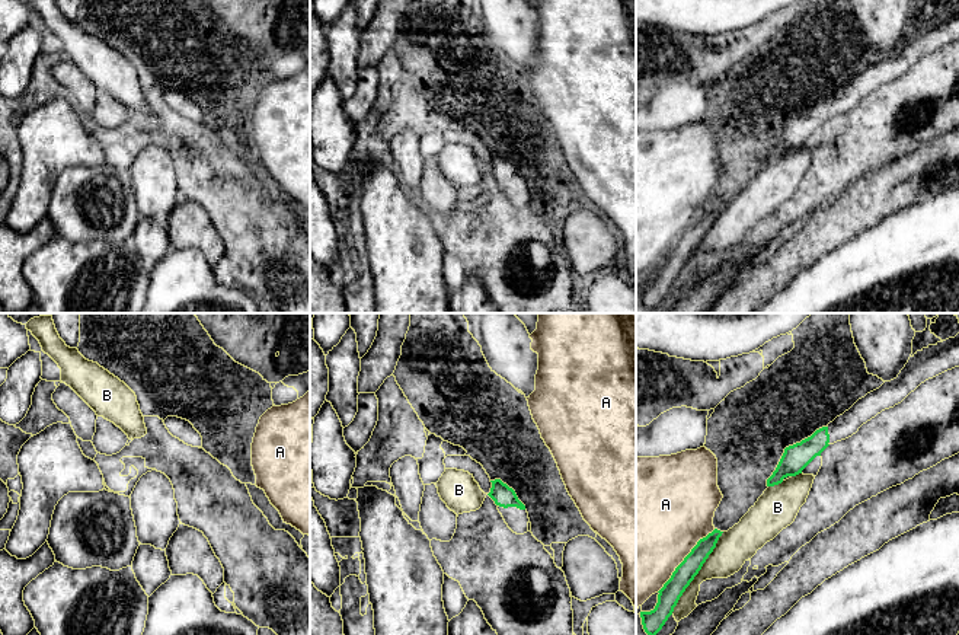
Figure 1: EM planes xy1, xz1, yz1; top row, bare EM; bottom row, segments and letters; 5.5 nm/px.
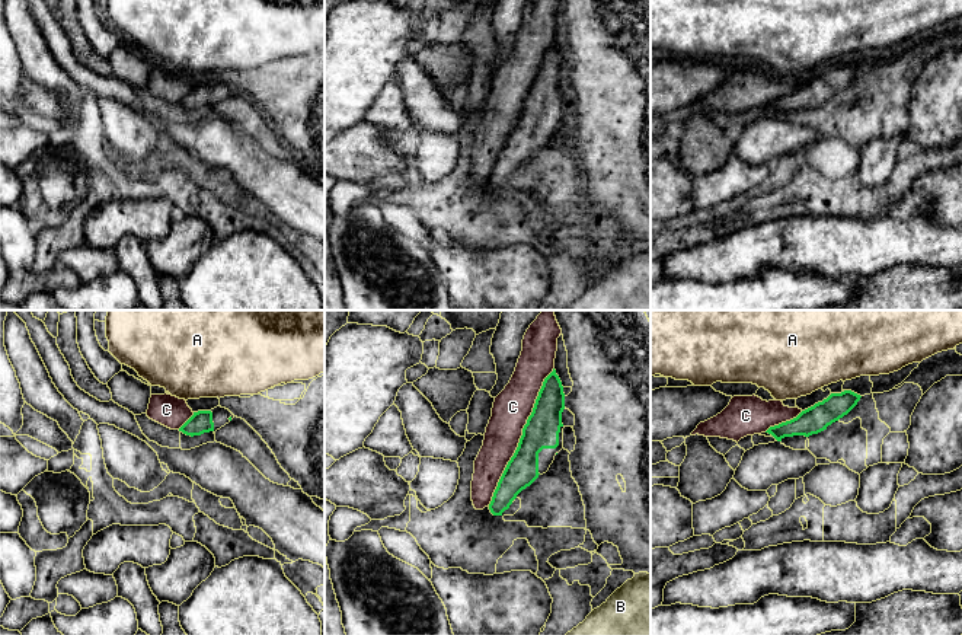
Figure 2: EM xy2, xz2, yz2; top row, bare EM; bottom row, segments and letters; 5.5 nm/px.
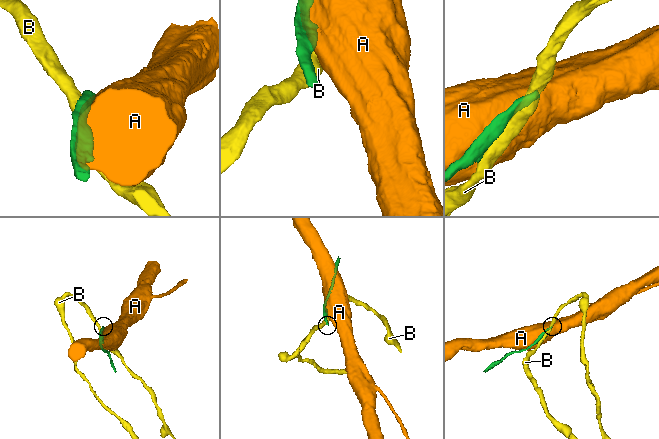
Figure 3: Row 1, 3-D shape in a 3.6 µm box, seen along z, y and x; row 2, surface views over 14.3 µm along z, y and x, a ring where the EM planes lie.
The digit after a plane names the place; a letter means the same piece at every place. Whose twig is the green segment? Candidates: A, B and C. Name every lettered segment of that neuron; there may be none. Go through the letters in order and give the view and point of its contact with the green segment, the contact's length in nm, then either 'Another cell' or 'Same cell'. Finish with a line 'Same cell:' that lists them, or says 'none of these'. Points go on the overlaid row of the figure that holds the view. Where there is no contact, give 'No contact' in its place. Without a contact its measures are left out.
A: Touches green at yz1 (684, 558). Shared border 480 nm. Another cell
B: Touches green at yz1 (697, 573). Shared border 550 nm. Another cell
C: Touches green at xz2 (521, 437). Shared border 850 nm. Another cell
Same cell: none of these

